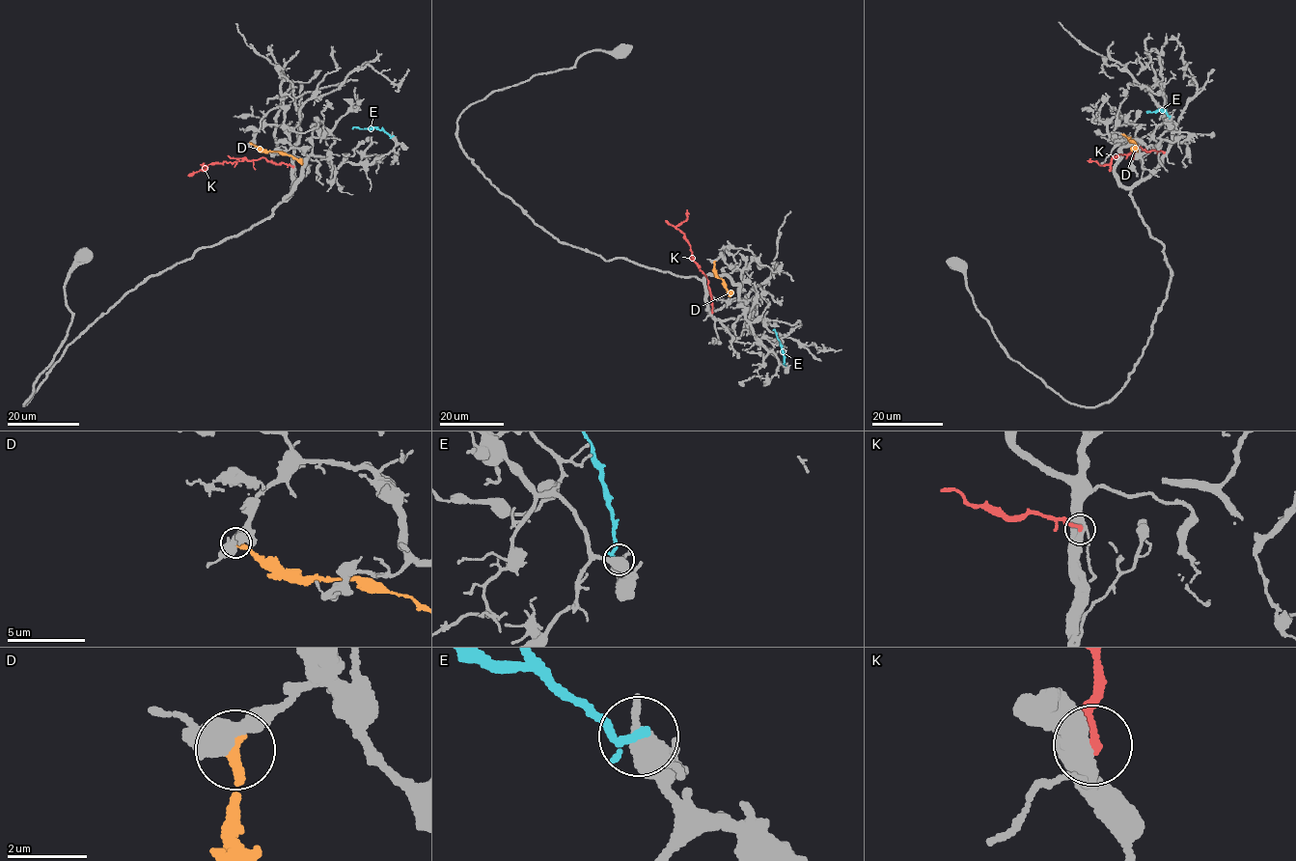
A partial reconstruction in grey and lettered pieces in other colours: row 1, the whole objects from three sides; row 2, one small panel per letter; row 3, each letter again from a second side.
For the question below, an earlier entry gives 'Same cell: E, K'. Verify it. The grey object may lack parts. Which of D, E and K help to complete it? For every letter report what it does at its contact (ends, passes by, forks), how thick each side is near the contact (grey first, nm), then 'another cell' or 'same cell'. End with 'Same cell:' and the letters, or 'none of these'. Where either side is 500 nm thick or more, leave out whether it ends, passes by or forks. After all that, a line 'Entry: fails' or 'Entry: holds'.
D: calibres 500 and 320 nm; another cell
E: it ends; calibres 400 and 240 nm; another cell
K: it ends; calibres 380 and 240 nm; same cell
Same cell: K
Entry: fails

